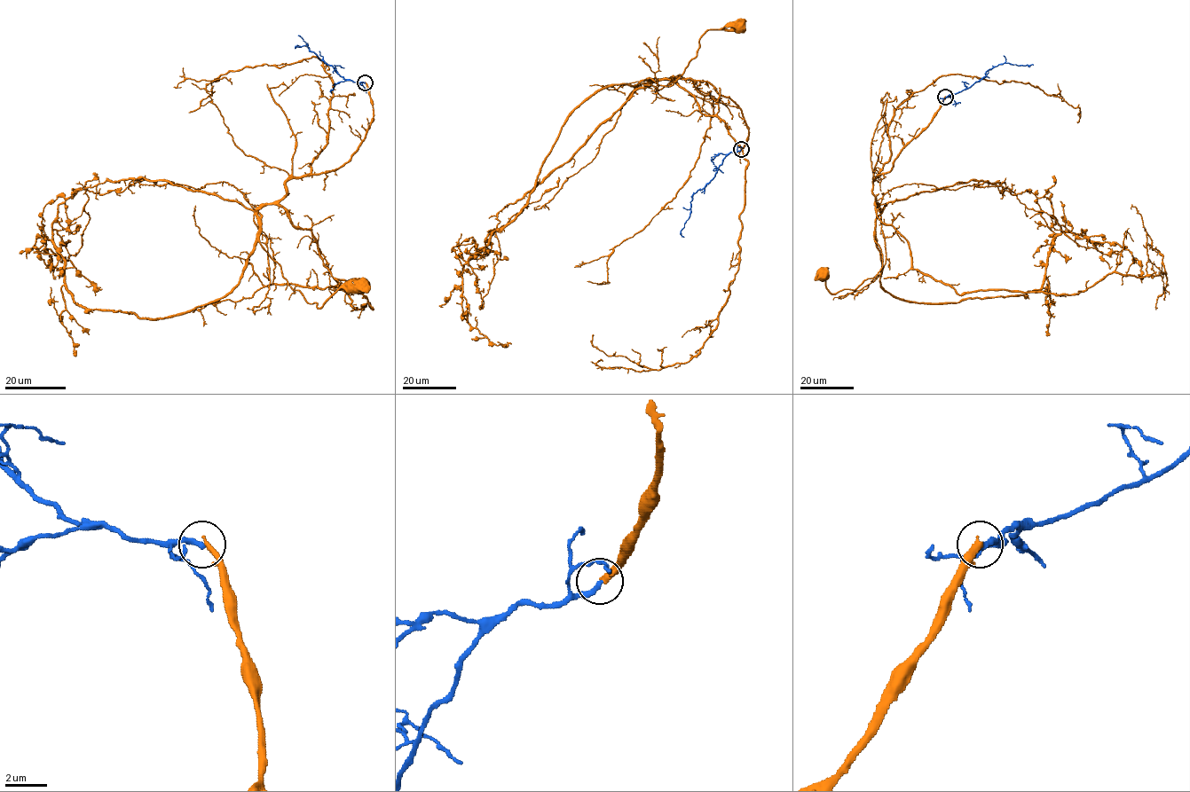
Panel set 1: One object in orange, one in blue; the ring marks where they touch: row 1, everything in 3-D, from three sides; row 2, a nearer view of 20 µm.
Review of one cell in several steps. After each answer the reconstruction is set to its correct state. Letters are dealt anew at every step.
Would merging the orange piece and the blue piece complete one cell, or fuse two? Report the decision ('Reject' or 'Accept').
Accept

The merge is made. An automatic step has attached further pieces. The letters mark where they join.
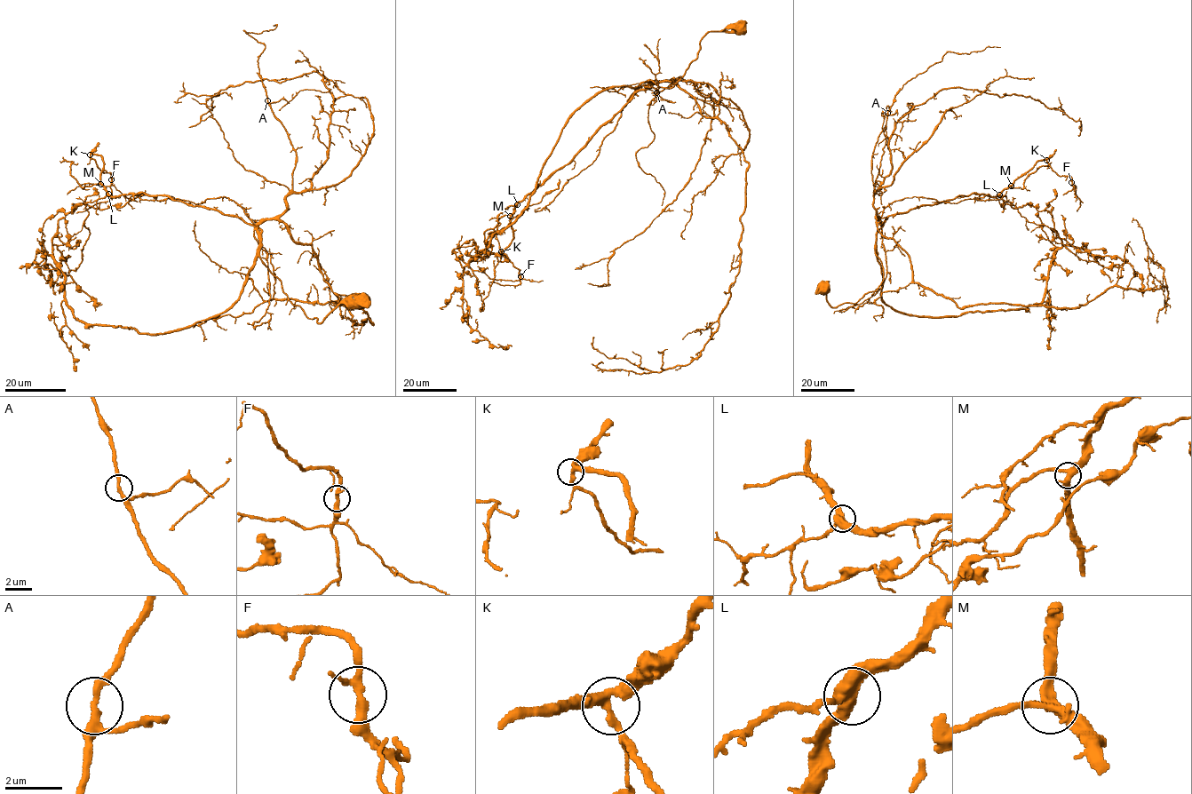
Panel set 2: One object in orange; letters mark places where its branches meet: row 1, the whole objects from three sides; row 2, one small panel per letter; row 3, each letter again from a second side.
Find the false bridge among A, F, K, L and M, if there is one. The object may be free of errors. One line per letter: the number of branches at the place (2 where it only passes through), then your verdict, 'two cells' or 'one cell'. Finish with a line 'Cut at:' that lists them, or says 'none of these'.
A: branches 3; one cell
F: branches 3; one cell
K: branches 3; one cell
L: branches 3; one cell
M: branches 3; one cell
Cut at: none of these

